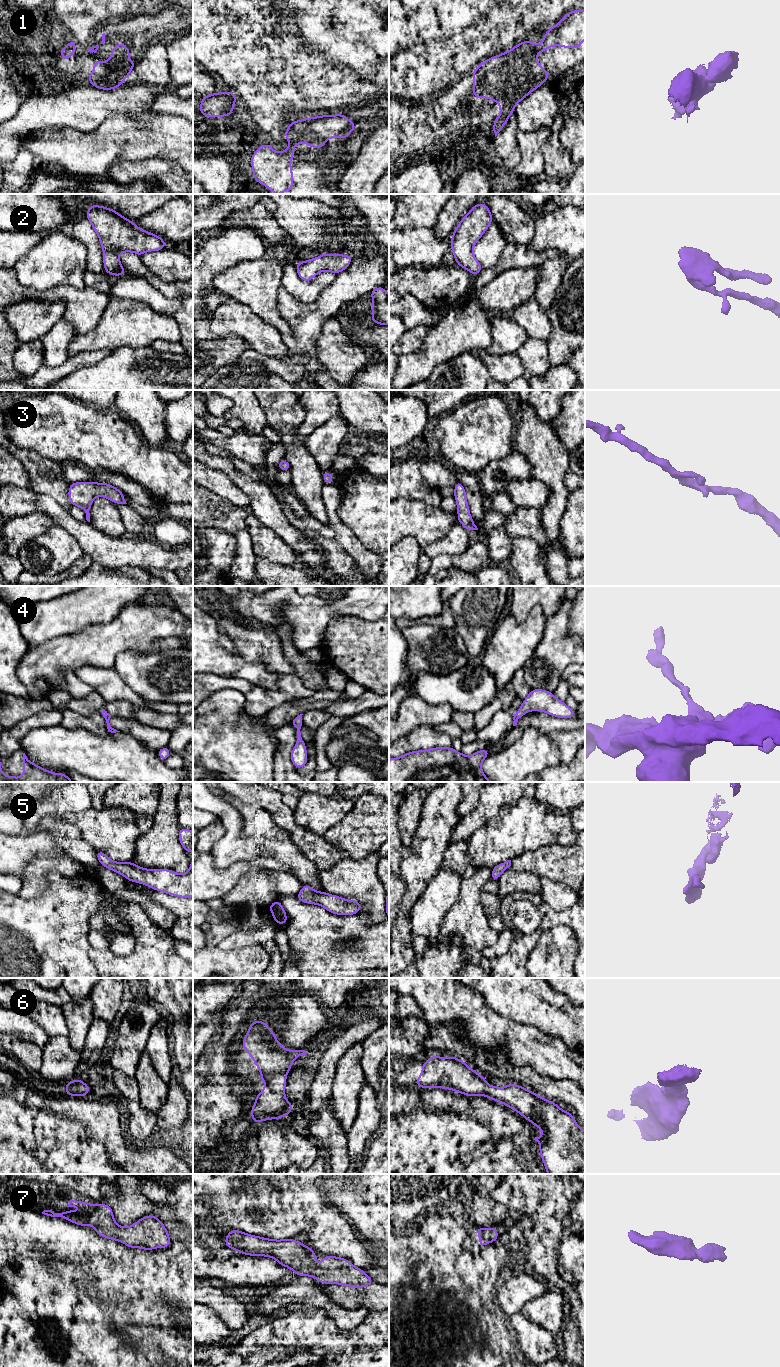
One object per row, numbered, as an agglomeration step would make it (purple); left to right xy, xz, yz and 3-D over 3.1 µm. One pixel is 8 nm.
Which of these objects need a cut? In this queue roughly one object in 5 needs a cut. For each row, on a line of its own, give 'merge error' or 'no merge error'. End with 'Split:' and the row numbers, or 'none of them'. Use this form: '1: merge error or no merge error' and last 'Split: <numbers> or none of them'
1: no merge error
2: no merge error
3: no merge error
4: no merge error
5: no merge error
6: no merge error
7: no merge error
Split: none of them

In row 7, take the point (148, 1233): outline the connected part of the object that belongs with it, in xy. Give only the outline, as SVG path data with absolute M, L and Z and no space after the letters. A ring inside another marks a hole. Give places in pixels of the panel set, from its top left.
M70 1200L67 1207L77 1207L79 1205L83 1209L82 1212L63 1211L59 1213L44 1210L42 1214L61 1217L82 1227L89 1224L100 1236L122 1242L129 1248L154 1250L157 1247L165 1249L170 1246L170 1235L163 1222L156 1216L146 1215L125 1228L116 1223L113 1210L109 1205Z

